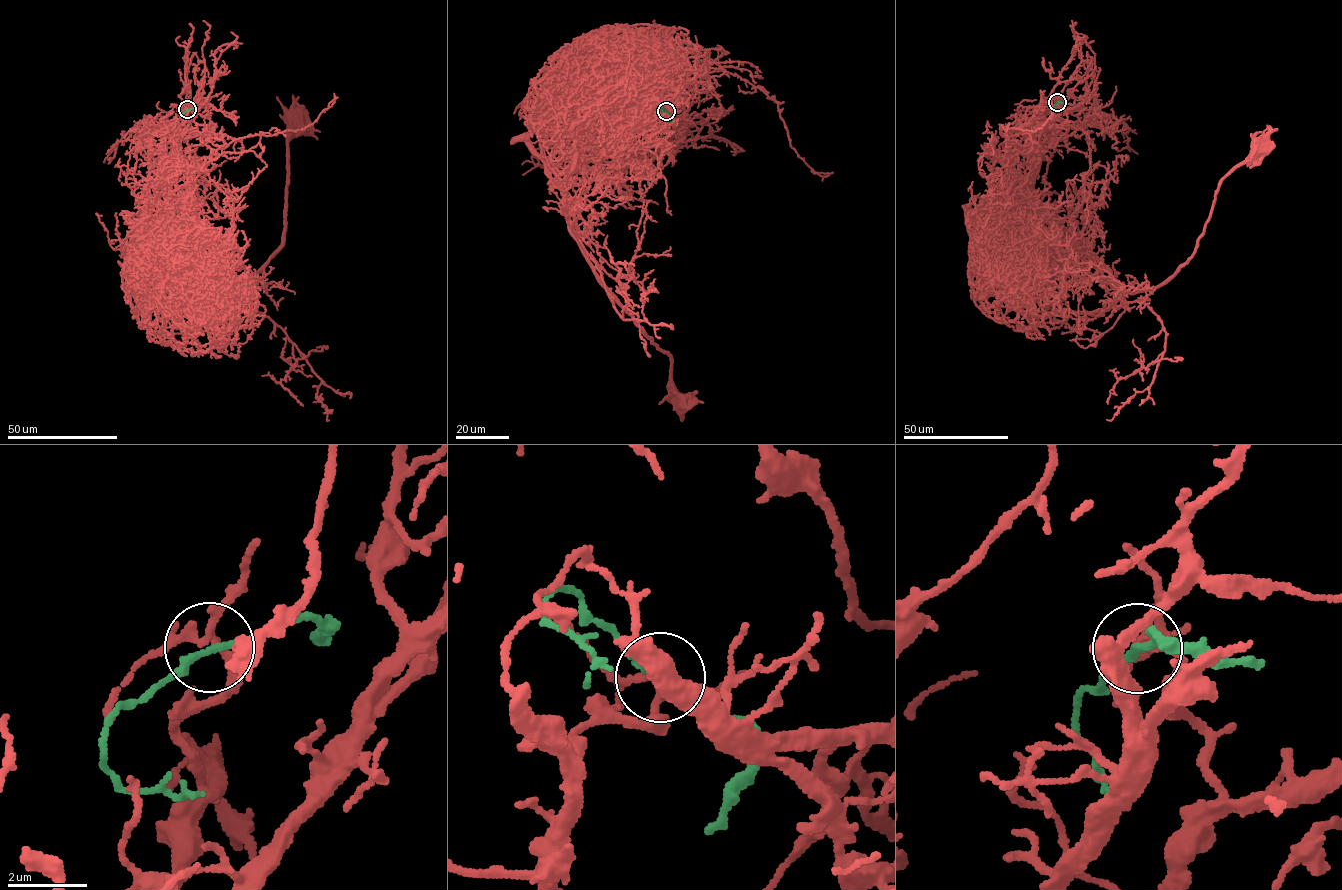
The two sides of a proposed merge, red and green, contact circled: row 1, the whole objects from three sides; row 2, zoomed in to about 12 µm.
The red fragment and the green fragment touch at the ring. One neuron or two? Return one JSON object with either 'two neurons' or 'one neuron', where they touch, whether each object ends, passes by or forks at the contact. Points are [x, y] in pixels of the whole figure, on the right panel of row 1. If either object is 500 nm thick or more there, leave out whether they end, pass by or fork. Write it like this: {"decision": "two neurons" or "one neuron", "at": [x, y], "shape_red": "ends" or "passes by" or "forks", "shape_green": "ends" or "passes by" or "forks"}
{"decision": "one neuron", "at": [1057, 102], "shape_red": "forks", "shape_green": "passes by"}

